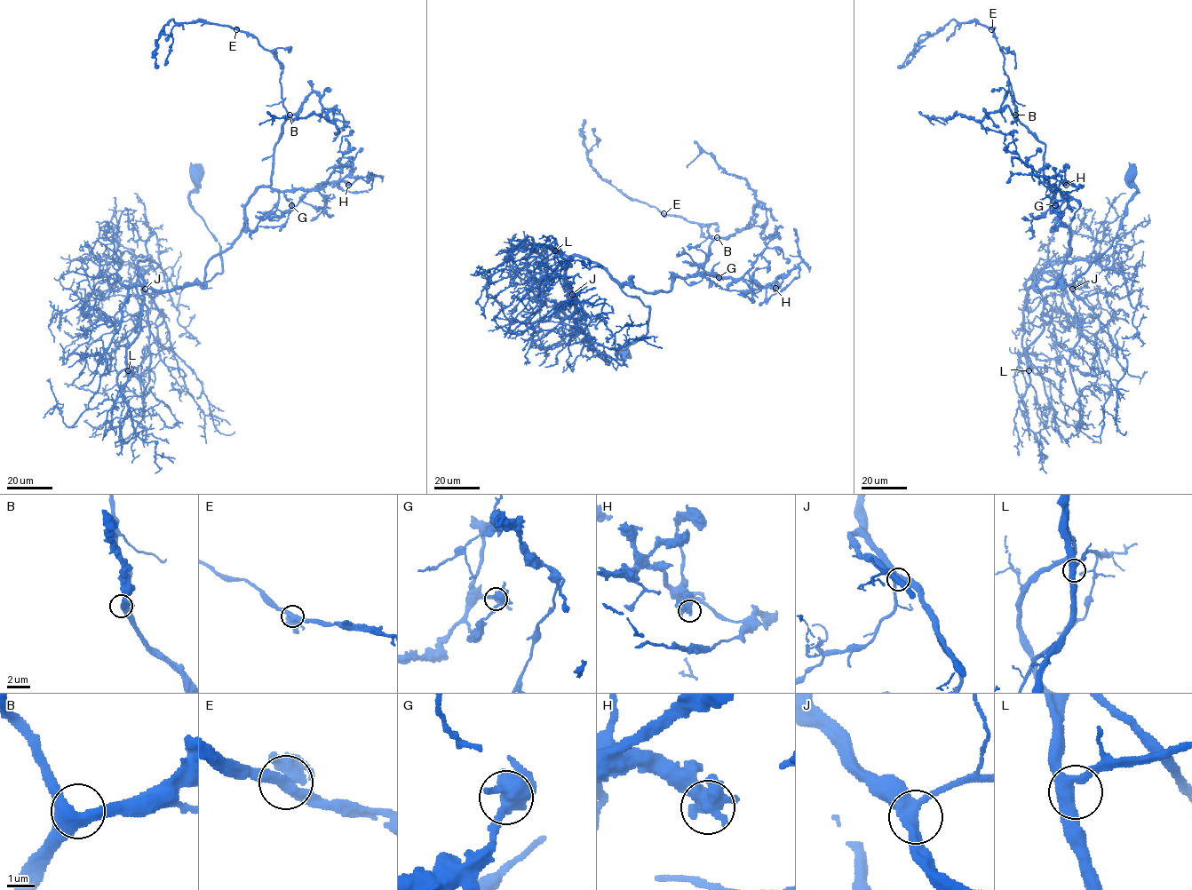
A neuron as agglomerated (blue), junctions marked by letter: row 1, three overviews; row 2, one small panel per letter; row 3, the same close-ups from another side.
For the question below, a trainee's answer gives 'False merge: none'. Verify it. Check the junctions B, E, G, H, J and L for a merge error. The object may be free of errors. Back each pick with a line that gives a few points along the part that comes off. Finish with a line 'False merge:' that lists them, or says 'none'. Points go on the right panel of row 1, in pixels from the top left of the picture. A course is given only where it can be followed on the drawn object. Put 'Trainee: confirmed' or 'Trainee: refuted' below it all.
False merge: none
Trainee: confirmed

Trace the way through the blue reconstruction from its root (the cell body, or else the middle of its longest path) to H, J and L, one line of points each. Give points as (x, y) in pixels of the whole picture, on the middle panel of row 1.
H: (624, 352), (619, 360), (647, 333), (649, 312), (622, 290), (631, 276), (648, 292), (698, 274), (775, 288)
J: (624, 352), (619, 360), (619, 349), (647, 333), (649, 308), (577, 256), (566, 264), (572, 294)
L: (624, 352), (619, 360), (619, 349), (647, 333), (649, 308), (599, 265), (571, 256), (567, 266), (555, 250)

